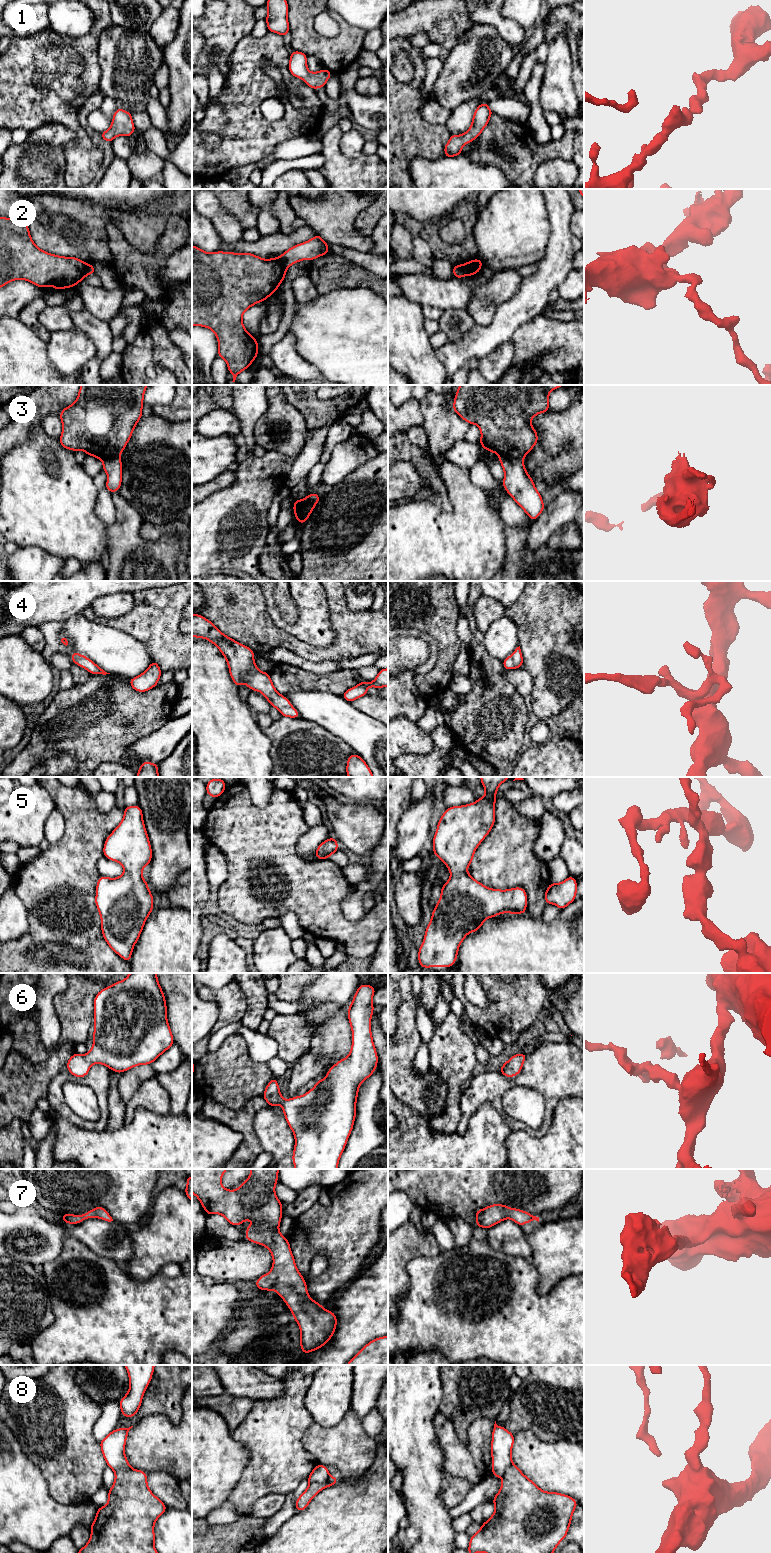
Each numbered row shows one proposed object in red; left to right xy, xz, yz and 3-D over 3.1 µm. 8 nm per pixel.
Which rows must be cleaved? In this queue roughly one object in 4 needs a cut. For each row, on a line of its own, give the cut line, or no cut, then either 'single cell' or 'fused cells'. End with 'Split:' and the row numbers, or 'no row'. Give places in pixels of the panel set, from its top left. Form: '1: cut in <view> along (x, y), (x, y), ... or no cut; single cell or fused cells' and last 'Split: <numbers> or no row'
1: no cut; single cell
2: cut in xz along (277, 258), (285, 269); fused cells
3: cut in yz along (500, 455), (506, 458), (519, 458), (522, 460); fused cells
4: no cut; single cell
5: no cut; single cell
6: no cut; single cell
7: no cut; single cell
8: cut in xz along (331, 1477), (326, 1481), (312, 1482), (310, 1484); fused cells
Split: 2, 3, 8

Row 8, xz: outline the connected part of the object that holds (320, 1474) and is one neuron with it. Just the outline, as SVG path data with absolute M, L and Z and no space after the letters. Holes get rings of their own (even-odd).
M317 1464L307 1478L309 1484L324 1483L327 1482L331 1478L331 1476L328 1472L327 1466Z

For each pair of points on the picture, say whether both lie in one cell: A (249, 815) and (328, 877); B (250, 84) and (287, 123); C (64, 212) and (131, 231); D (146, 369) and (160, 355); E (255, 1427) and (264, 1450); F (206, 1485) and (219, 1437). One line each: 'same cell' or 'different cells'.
A: same cell
B: same cell
C: same cell
D: different cells
E: same cell
F: same cell

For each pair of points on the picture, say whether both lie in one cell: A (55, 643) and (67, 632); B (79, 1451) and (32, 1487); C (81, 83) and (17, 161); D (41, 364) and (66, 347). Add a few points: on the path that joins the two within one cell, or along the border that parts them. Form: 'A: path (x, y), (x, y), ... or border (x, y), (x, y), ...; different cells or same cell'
A: border (65, 621), (59, 633), (60, 640); different cells
B: border (29, 1460), (40, 1470), (49, 1493), (55, 1499); different cells
C: border (66, 126), (60, 123), (45, 123), (29, 132); different cells
D: border (46, 343), (48, 357), (58, 374); different cells

